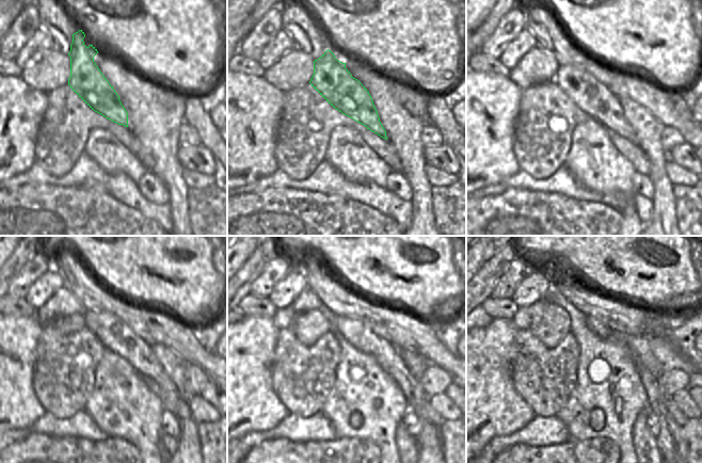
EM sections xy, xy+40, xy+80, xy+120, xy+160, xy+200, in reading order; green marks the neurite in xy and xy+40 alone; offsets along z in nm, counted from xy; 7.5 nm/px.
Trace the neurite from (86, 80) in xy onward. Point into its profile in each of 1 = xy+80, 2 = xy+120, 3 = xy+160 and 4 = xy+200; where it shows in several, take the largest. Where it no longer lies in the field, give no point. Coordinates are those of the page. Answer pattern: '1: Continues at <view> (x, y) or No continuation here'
1: Continues at xy+80 (589, 94)
2: Continues at xy+120 (113, 334)
3: Continues at xy+160 (359, 335)
4: Continues at xy+200 (673, 448)

